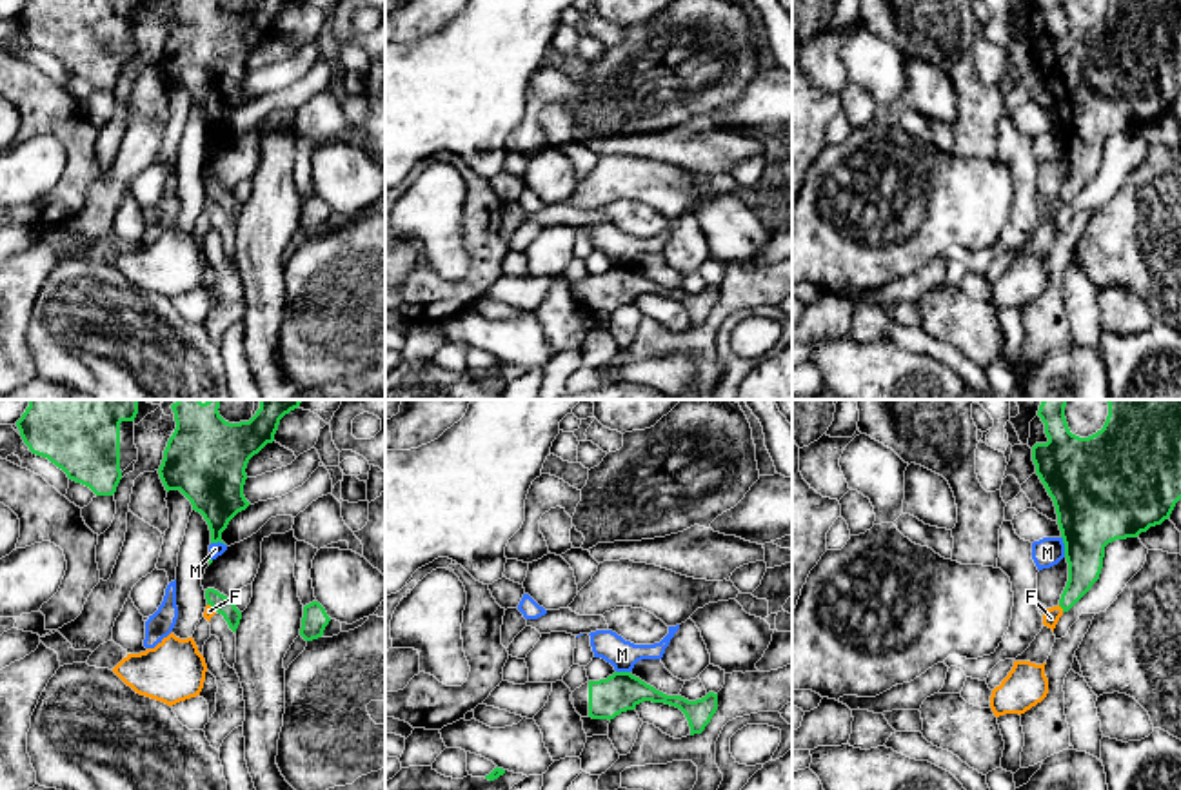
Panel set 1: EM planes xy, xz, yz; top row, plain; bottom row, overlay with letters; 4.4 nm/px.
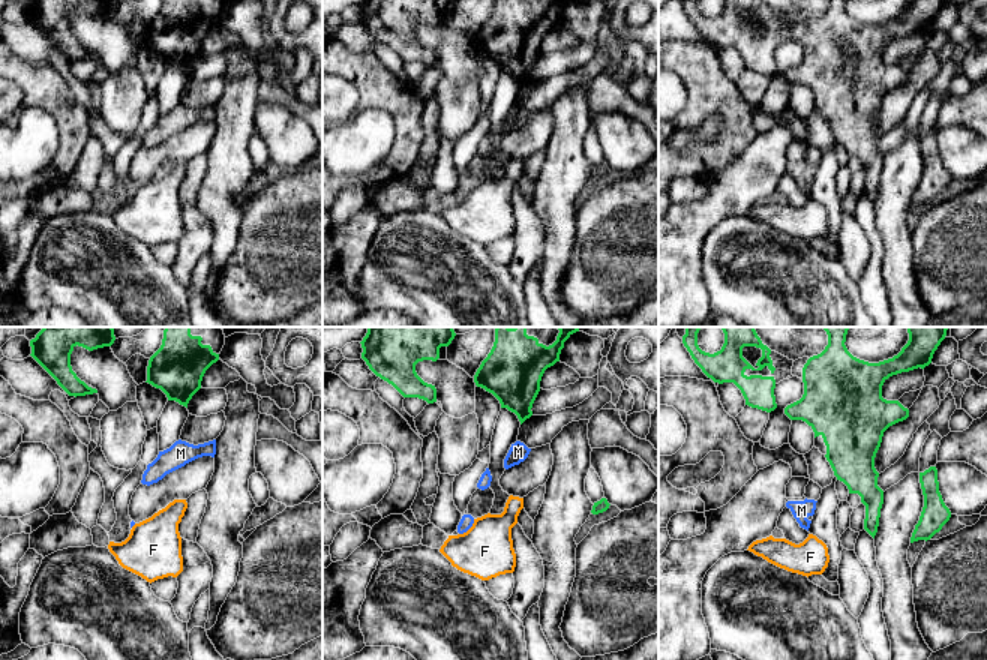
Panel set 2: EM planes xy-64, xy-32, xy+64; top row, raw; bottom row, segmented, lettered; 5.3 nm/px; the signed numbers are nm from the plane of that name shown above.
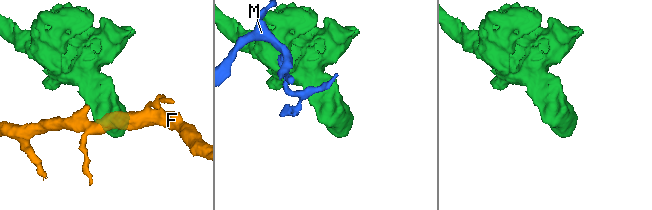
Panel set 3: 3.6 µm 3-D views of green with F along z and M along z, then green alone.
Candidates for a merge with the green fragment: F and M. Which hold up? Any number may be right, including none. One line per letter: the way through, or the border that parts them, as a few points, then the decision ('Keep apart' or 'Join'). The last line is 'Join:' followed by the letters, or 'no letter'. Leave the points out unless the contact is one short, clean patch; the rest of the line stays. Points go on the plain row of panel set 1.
F: Boundary: yz (1058, 198), (1063, 204). Keep apart
M: Keep apart
Join: no letter

